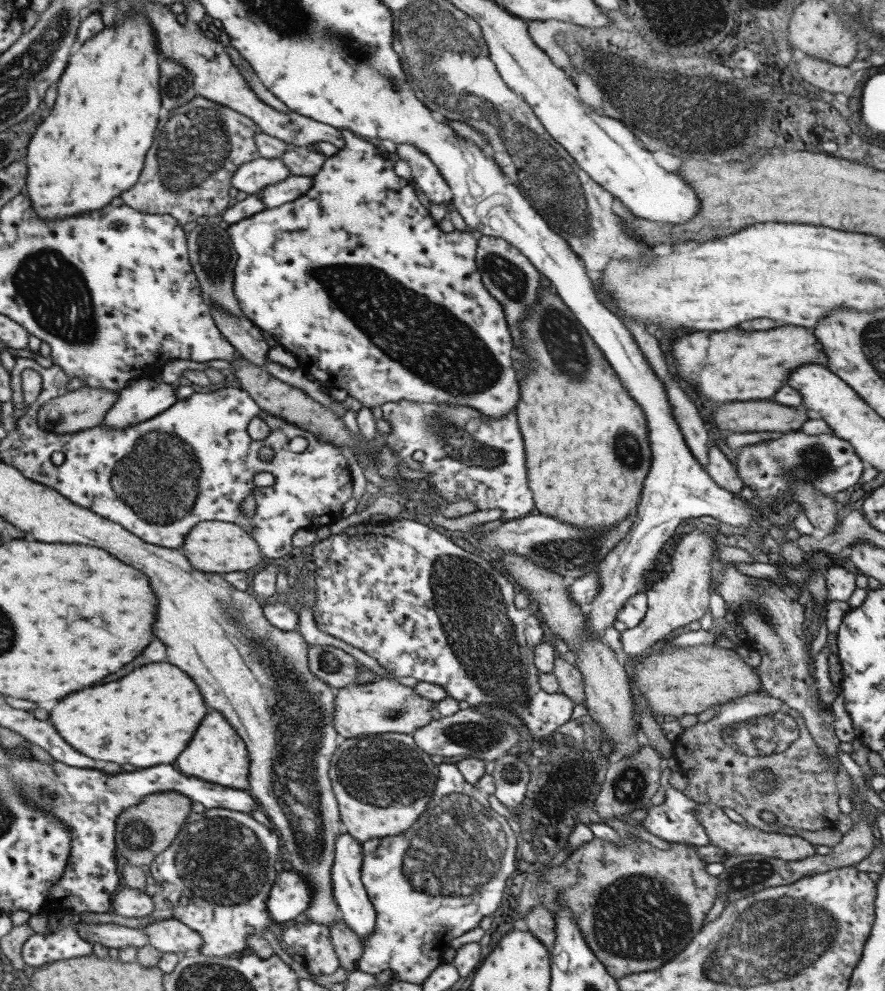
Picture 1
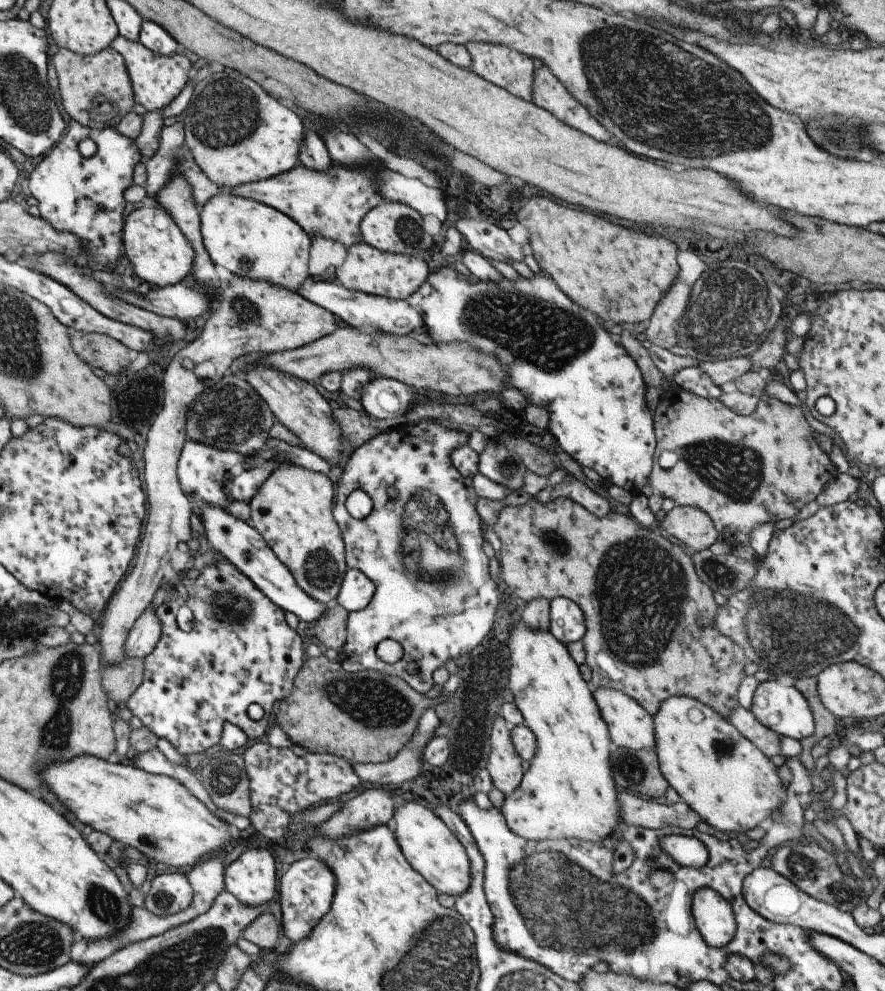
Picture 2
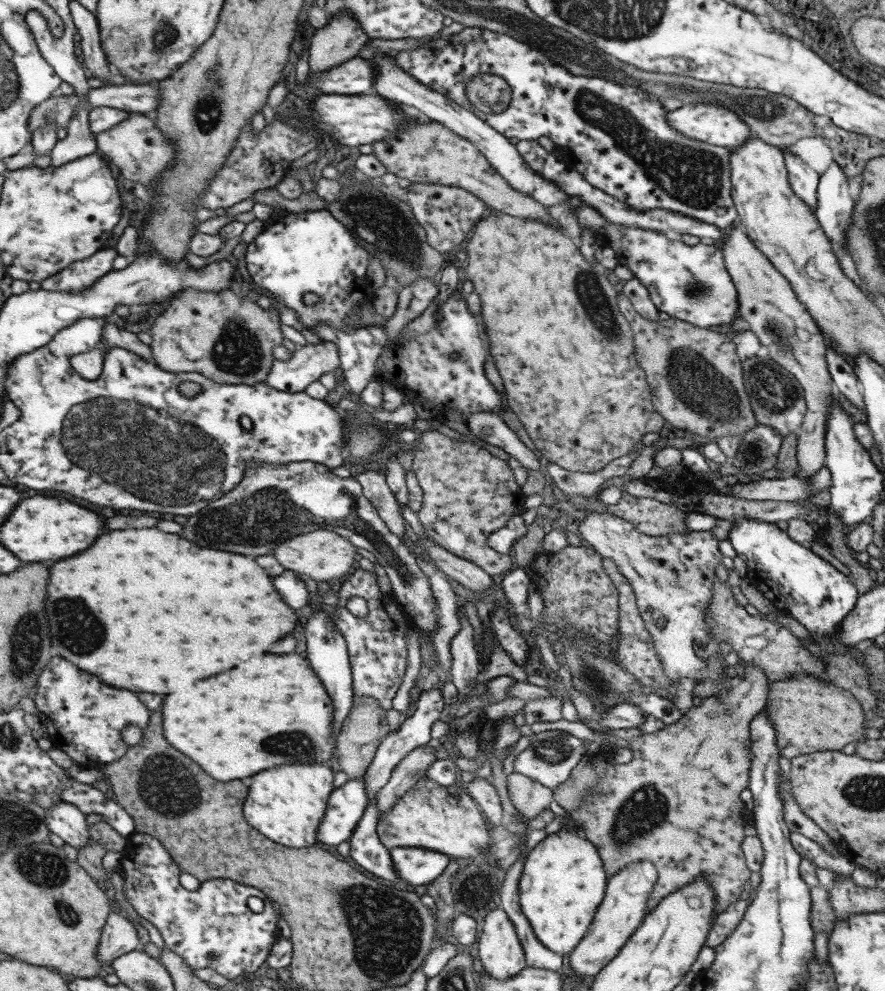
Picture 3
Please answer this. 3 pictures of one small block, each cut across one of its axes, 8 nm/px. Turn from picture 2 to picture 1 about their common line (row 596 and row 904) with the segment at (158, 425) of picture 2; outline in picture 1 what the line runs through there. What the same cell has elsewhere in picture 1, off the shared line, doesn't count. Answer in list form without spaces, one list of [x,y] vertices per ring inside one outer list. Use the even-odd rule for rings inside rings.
[[[120,888],[120,891],[113,896],[111,908],[118,916],[124,918],[144,918],[150,916],[154,910],[152,899],[142,889]]]

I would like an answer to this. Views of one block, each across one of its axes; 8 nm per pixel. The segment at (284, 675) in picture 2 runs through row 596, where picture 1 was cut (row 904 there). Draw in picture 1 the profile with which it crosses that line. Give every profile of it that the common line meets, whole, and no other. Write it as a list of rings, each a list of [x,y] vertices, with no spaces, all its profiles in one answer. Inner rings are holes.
[[[222,807],[210,809],[196,808],[196,810],[202,810],[202,812],[200,812],[200,814],[194,814],[193,810],[192,814],[189,814],[188,822],[186,822],[181,831],[177,833],[177,837],[173,840],[173,843],[164,852],[161,852],[154,862],[149,864],[149,874],[152,874],[151,881],[157,884],[171,885],[171,887],[175,887],[175,891],[179,891],[181,897],[187,899],[188,905],[174,905],[173,917],[182,921],[186,926],[190,927],[202,937],[202,946],[199,948],[199,953],[204,956],[228,957],[230,954],[235,954],[241,950],[248,950],[249,944],[247,938],[255,933],[262,934],[265,930],[269,930],[273,922],[270,913],[267,911],[267,902],[271,888],[274,886],[278,875],[276,869],[274,869],[274,864],[276,864],[278,859],[279,834],[274,828],[271,829],[266,825],[260,824],[251,814],[246,814],[245,812],[236,812]]]

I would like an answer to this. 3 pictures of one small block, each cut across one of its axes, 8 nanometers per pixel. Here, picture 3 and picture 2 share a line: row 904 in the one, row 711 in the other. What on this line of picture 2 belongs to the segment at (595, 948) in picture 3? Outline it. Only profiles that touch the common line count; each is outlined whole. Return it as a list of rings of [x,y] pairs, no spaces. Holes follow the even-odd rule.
[[[602,687],[593,690],[593,697],[608,725],[613,748],[654,748],[653,716],[639,702],[622,691]]]

